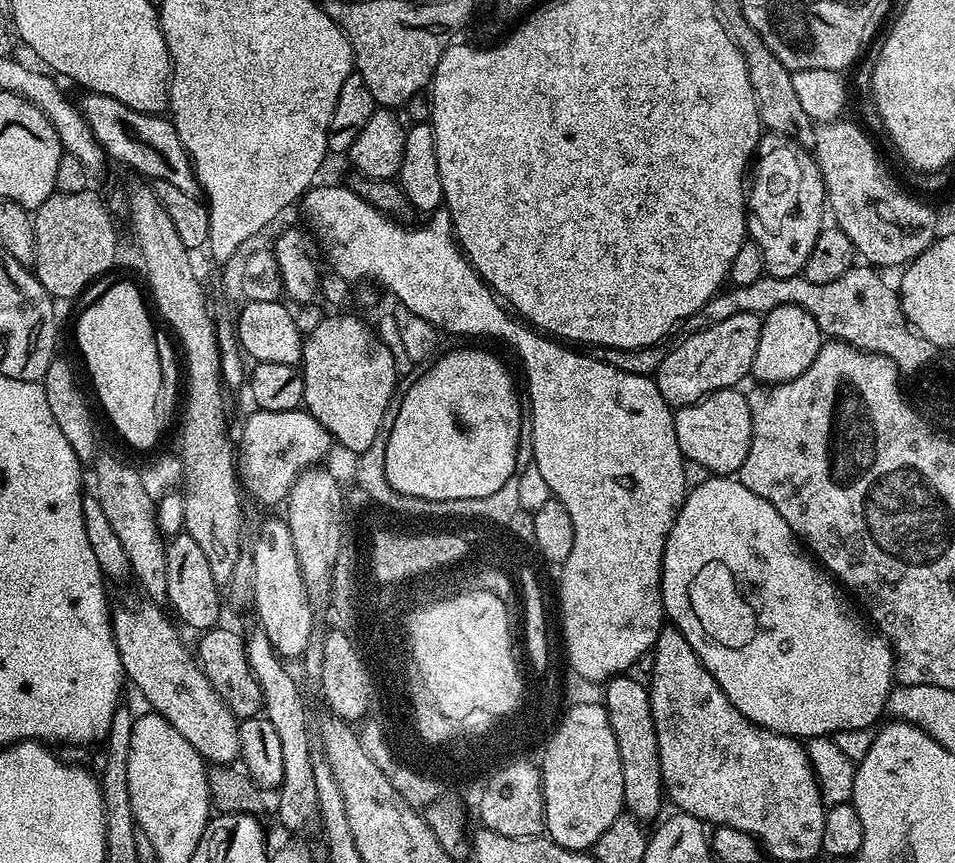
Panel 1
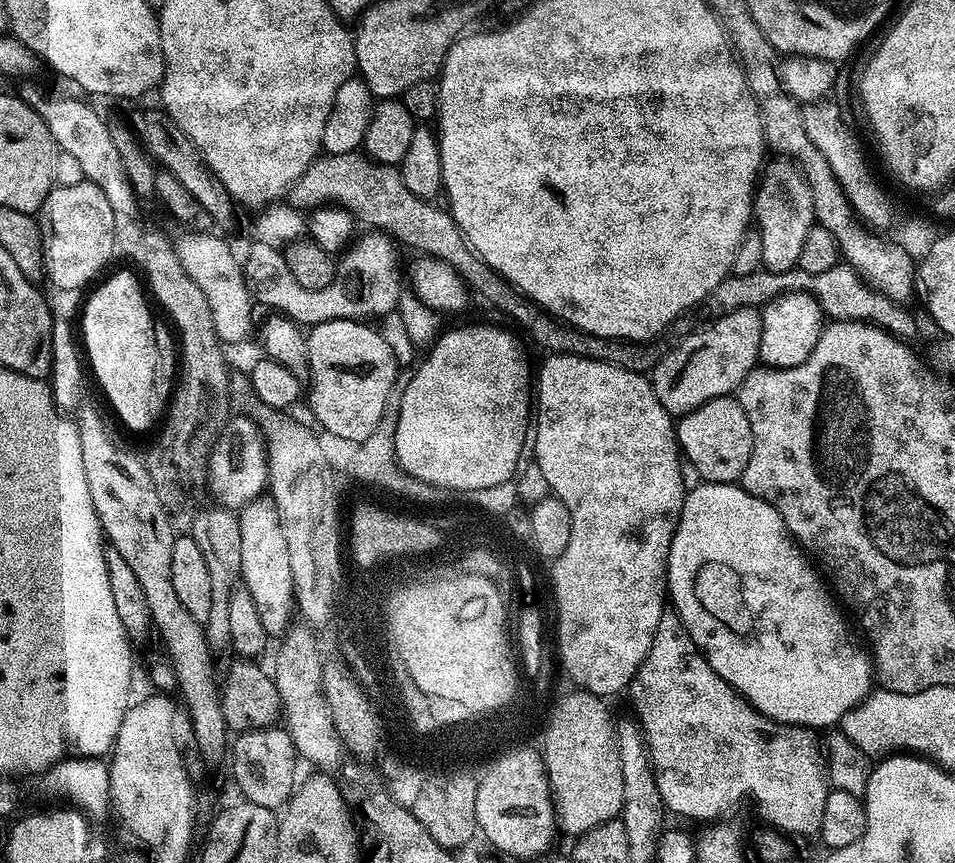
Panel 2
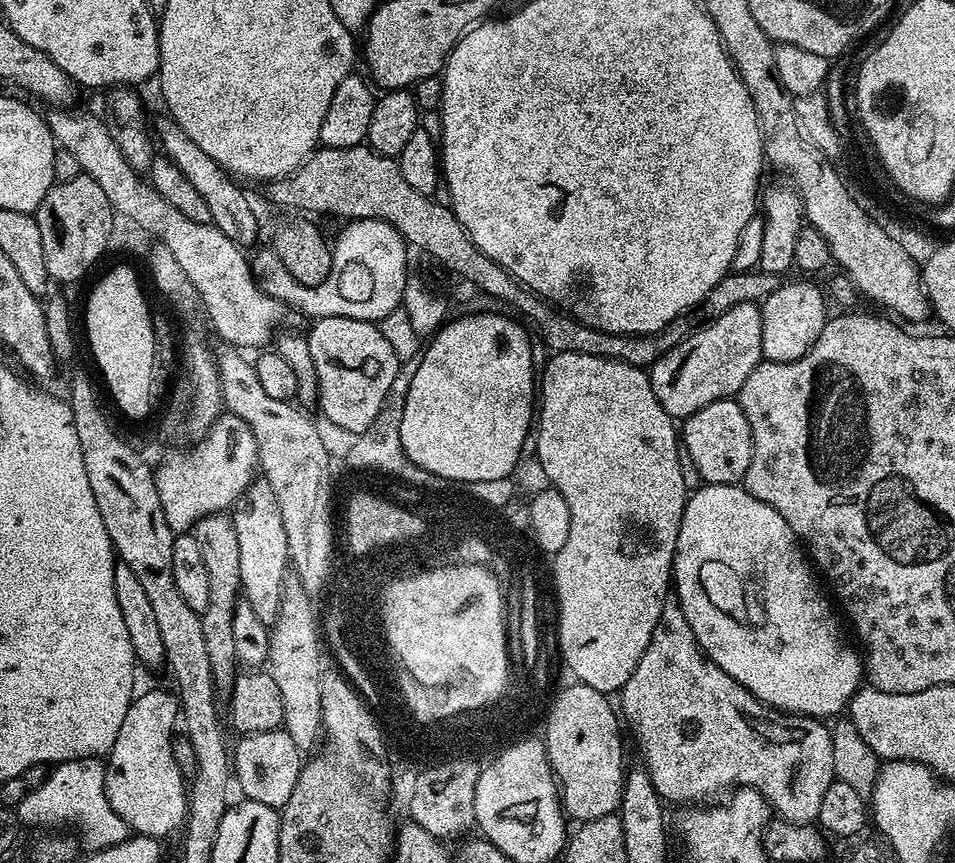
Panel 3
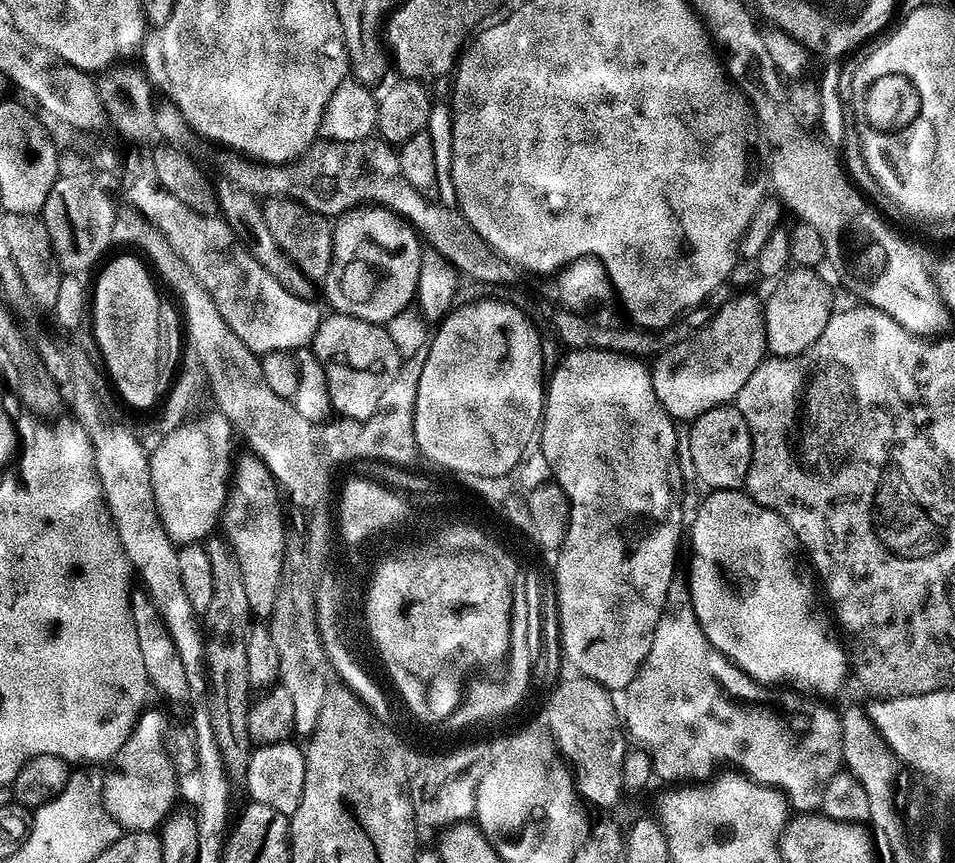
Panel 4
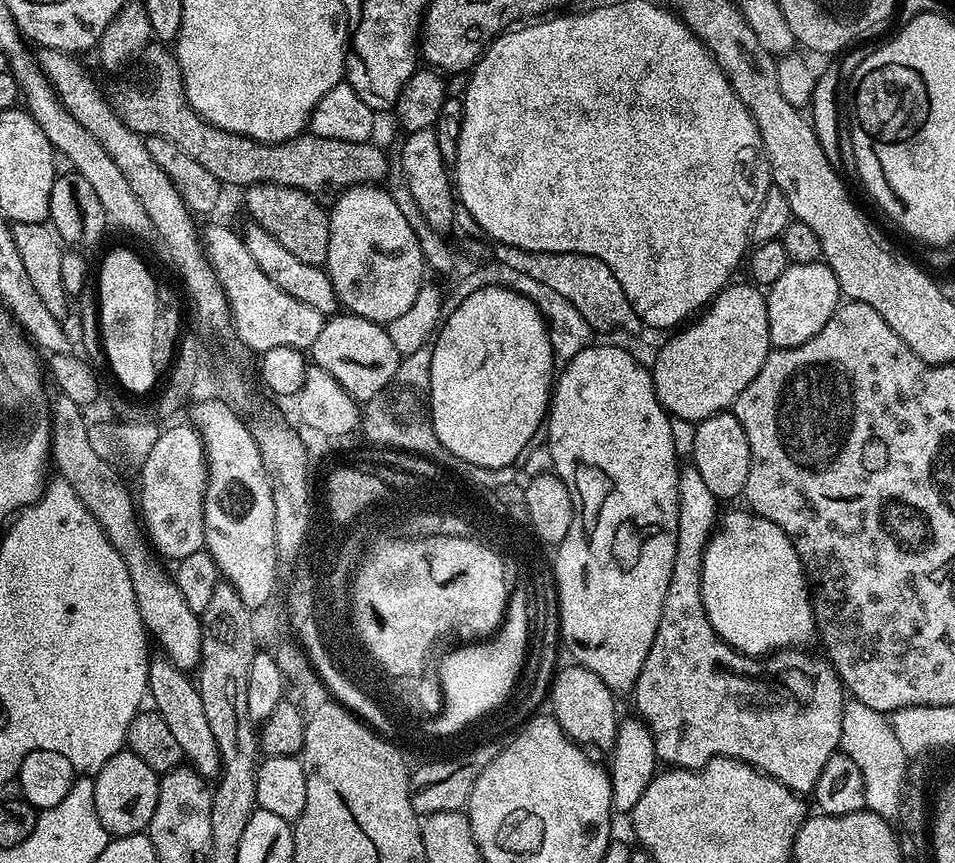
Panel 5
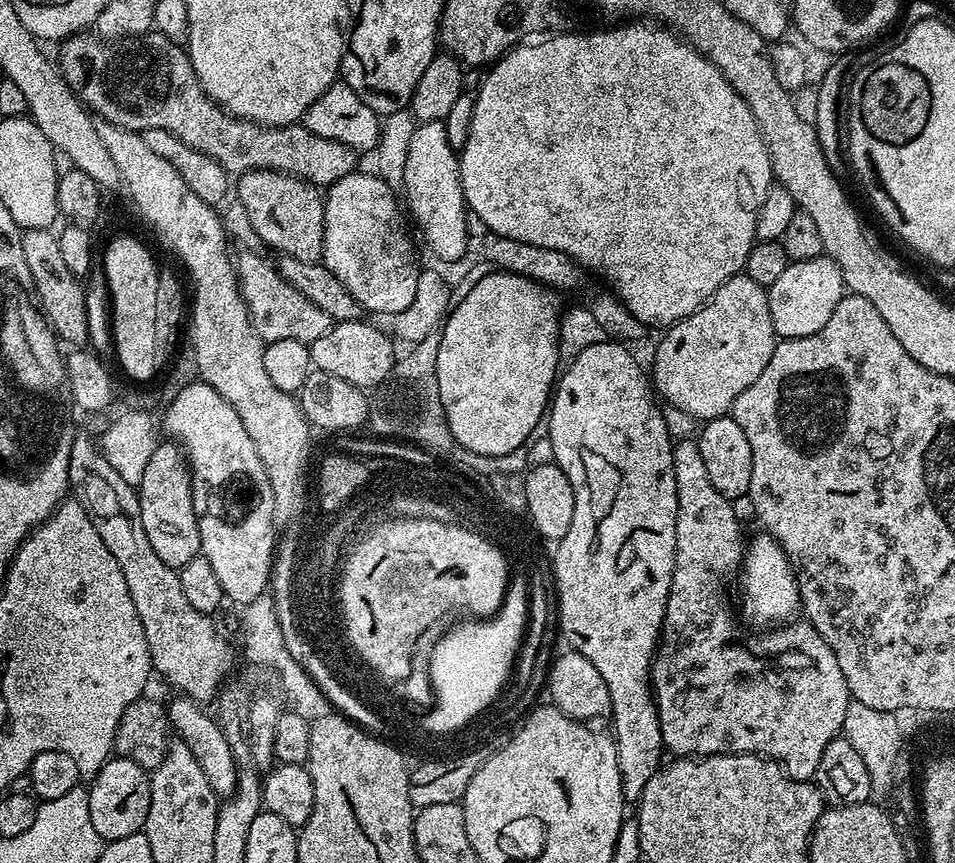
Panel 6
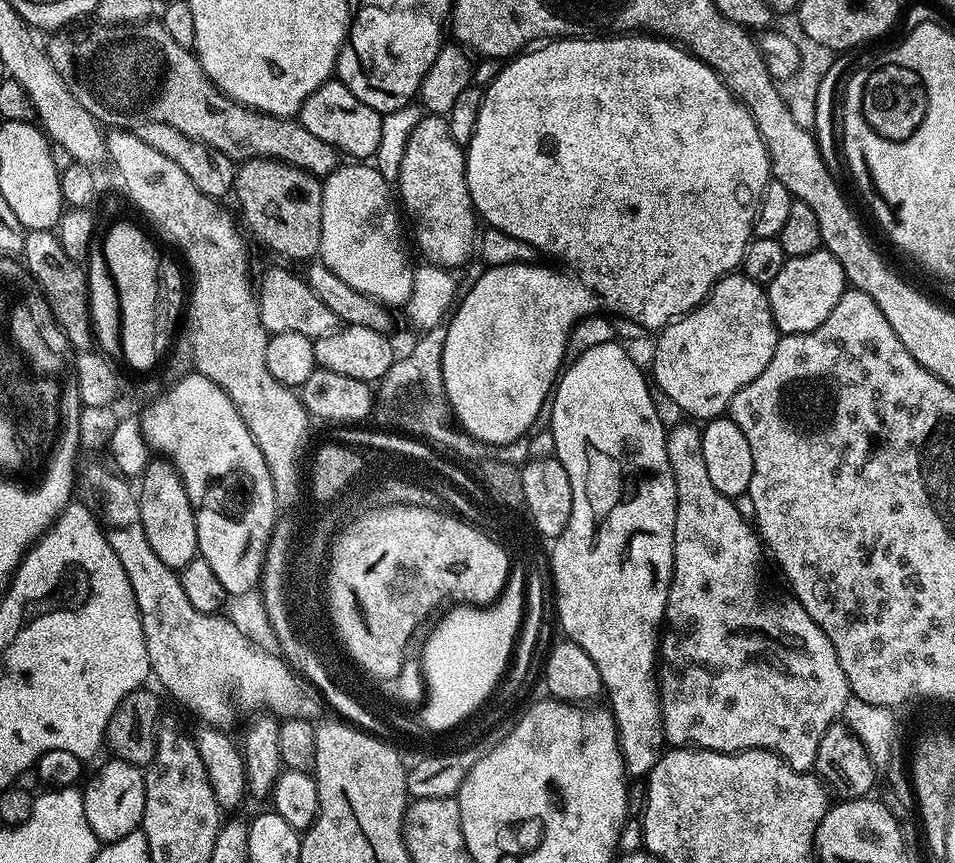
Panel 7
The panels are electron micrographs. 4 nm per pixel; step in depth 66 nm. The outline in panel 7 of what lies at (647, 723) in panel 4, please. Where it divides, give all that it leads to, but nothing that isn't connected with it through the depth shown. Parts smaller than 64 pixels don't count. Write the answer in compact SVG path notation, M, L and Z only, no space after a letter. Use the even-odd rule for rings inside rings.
M681 422L667 433L666 458L670 458L674 474L676 517L674 566L663 621L666 631L658 645L663 667L668 667L658 684L664 739L672 746L709 748L712 752L764 748L782 757L794 770L815 769L818 742L829 726L843 717L850 698L838 654L834 654L830 638L822 634L795 598L760 593L762 541L749 517L736 509L737 501L714 490L702 455L701 429L695 423Z

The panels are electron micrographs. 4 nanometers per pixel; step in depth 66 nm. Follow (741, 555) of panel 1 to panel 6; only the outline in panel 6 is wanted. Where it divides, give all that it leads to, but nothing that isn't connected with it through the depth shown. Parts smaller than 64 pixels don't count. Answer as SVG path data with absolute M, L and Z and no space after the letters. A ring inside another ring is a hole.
M767 534L759 535L753 540L751 537L744 554L743 565L738 572L740 588L744 591L744 612L752 620L780 620L776 622L784 622L792 618L787 618L787 616L794 615L800 608L800 588L796 585L796 573L786 558L786 554L778 546L778 542Z

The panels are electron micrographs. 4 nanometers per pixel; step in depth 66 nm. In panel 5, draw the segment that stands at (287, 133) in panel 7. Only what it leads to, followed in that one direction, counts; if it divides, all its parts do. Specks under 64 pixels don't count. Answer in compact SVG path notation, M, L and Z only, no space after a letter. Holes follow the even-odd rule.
M160 42L149 43L146 49L149 64L144 68L144 85L139 88L132 84L129 88L124 88L121 92L116 92L110 96L112 109L120 115L127 128L139 132L141 136L161 136L170 138L194 162L206 166L214 178L220 180L221 185L244 184L281 184L297 188L303 192L308 192L311 196L325 198L333 192L339 194L347 191L356 185L379 185L387 177L390 167L388 156L380 148L375 148L372 142L342 142L338 138L322 138L311 134L301 134L295 136L293 140L287 140L285 144L260 144L257 140L251 140L248 136L239 136L233 132L227 132L221 128L215 128L213 124L208 124L192 108L184 93L184 79L180 73L180 67L176 61L176 53L171 47Z

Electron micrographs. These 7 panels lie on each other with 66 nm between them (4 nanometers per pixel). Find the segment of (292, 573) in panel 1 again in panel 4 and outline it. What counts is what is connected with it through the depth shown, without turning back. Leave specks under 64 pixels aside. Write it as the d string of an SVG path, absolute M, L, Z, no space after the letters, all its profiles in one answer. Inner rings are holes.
M246 454L238 460L235 461L234 471L230 476L230 487L224 497L222 536L242 570L249 613L253 617L268 618L274 610L274 598L278 594L284 565L286 514L284 518L284 512L280 509L282 492L270 470L256 455Z

